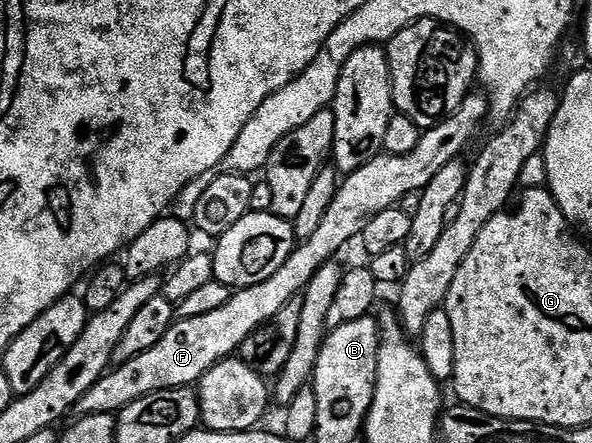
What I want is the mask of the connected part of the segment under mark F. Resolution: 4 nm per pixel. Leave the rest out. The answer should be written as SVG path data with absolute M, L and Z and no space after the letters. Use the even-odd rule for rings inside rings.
M468 94L463 105L453 115L442 120L437 126L426 129L421 142L417 142L416 148L409 150L409 154L397 154L396 156L380 154L374 156L369 162L365 162L365 166L361 166L357 171L346 173L329 210L325 210L325 218L321 218L321 226L317 226L317 231L313 233L313 238L296 243L285 266L281 266L281 270L277 270L277 274L273 274L273 278L265 278L265 282L257 282L257 286L232 291L229 302L225 302L225 306L217 306L217 310L209 310L209 314L201 314L197 318L185 318L184 320L176 319L175 323L171 325L171 329L165 334L165 338L161 338L161 342L157 342L157 346L153 346L153 350L149 350L145 354L137 354L137 358L112 367L97 383L89 386L89 390L85 390L83 397L75 403L74 411L79 416L88 416L98 412L118 414L125 406L137 402L137 398L145 398L149 394L164 392L170 388L198 385L199 379L214 364L238 353L241 342L245 342L245 338L249 338L249 334L253 334L253 330L257 330L257 326L261 326L269 318L273 318L273 314L277 314L277 310L281 310L281 306L285 306L285 302L289 302L289 298L300 295L313 278L313 274L317 274L317 270L321 270L323 264L332 263L336 259L335 255L350 240L358 241L362 237L365 226L369 226L369 222L373 222L373 218L377 218L377 214L381 214L381 210L396 207L405 194L422 193L423 189L429 186L429 182L433 182L433 178L437 178L440 170L445 170L445 166L449 166L449 162L458 160L464 155L463 147L474 138L479 123L483 119L486 121L489 116L486 95L475 95Z

